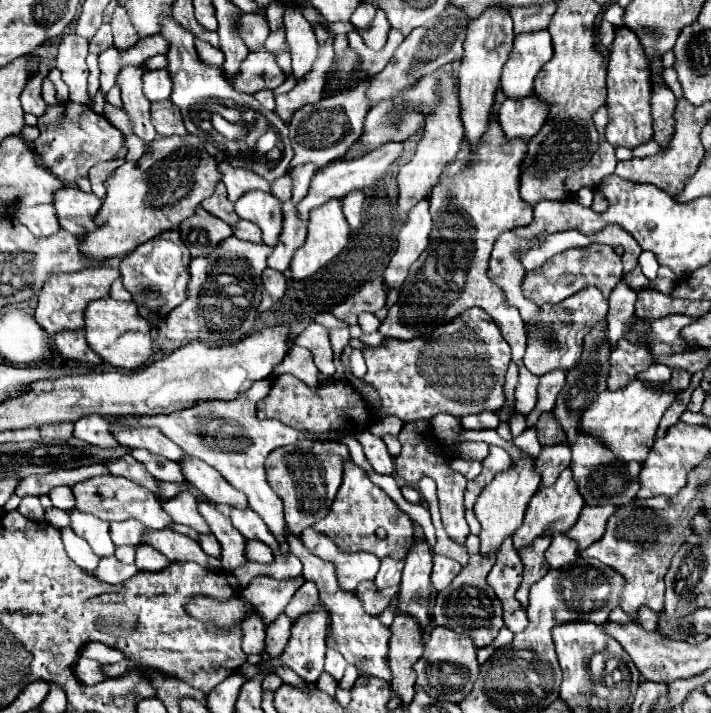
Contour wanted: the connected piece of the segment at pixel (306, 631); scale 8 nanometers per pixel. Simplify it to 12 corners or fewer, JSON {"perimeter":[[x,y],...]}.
{"perimeter":[[326,607],[296,619],[280,661],[308,683],[324,671]]}

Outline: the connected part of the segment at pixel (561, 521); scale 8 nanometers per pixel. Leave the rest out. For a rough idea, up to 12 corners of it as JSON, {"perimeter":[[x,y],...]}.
{"perimeter":[[572,471],[530,499],[516,551],[566,533],[584,507]]}

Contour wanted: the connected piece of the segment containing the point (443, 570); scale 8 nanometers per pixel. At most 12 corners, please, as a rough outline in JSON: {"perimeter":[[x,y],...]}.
{"perimeter":[[434,555],[432,585],[446,589],[460,573],[462,565],[454,559]]}

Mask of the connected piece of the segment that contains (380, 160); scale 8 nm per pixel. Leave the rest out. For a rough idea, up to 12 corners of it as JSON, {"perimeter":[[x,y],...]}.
{"perimeter":[[388,143],[312,177],[296,207],[310,209],[362,191],[388,171],[404,143]]}

